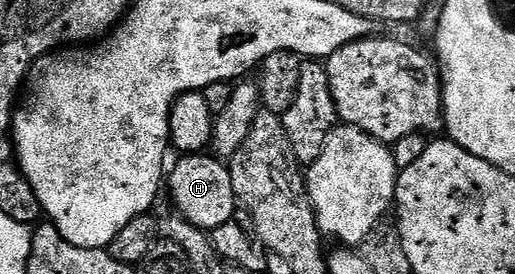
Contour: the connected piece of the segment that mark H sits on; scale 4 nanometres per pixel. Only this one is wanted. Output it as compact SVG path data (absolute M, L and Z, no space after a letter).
M198 153L196 155L182 154L177 164L172 164L171 170L167 175L167 195L173 198L176 214L182 219L186 219L191 225L195 225L199 230L211 233L215 229L219 229L219 225L231 221L231 217L237 214L239 204L235 197L235 189L231 185L231 173L228 166L222 160L214 157L209 153Z

